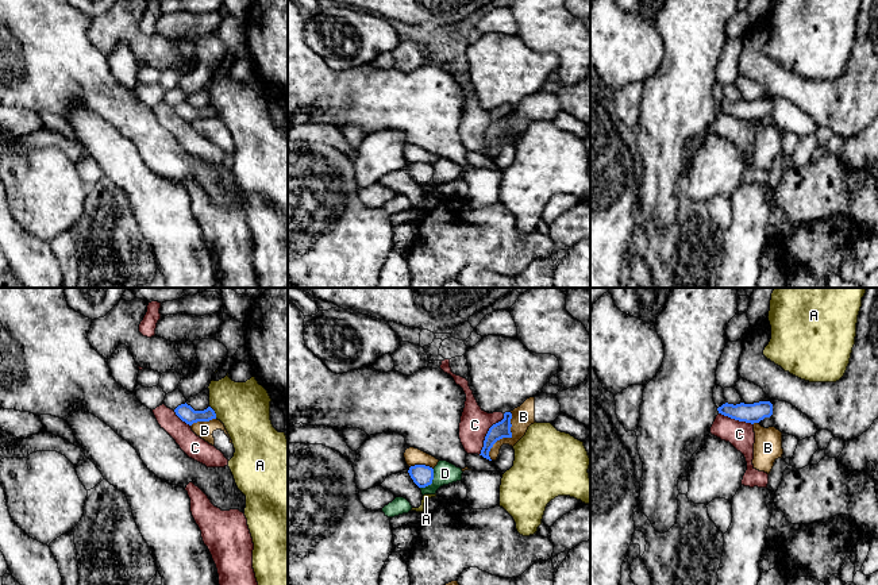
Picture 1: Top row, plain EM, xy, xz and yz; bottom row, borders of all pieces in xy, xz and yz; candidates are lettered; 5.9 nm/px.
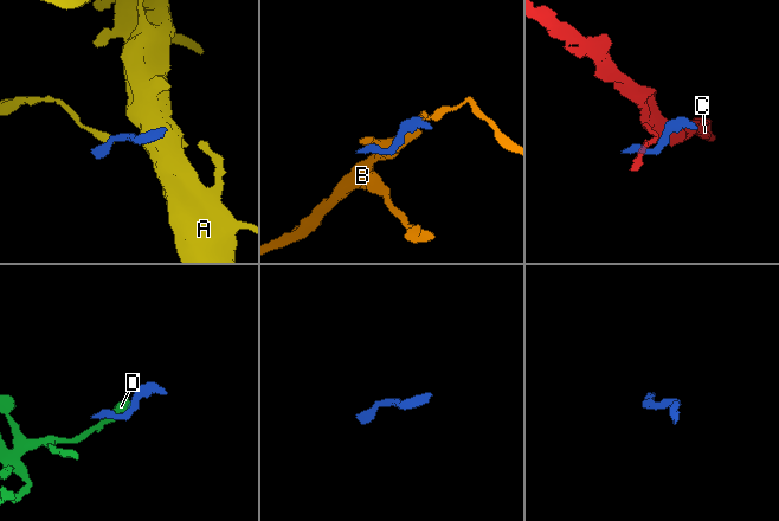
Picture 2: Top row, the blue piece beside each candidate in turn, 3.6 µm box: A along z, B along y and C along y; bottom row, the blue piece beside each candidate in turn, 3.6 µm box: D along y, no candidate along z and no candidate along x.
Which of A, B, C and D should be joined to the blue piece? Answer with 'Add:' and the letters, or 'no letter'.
Add: A

